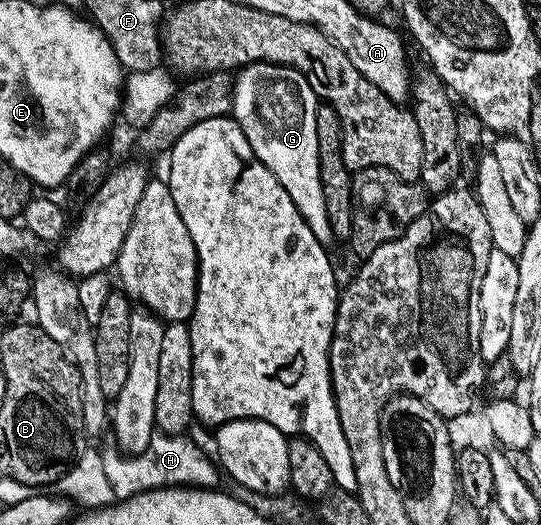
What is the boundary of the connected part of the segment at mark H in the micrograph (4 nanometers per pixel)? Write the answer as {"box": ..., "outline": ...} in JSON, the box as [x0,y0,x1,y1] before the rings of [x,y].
{"box":[102,431,222,501],"outline":[[[156,431],[144,452],[133,455],[123,455],[114,447],[105,448],[102,451],[104,470],[116,497],[123,501],[145,490],[159,488],[217,488],[222,477],[215,460],[212,457],[210,459],[189,437]]]}

